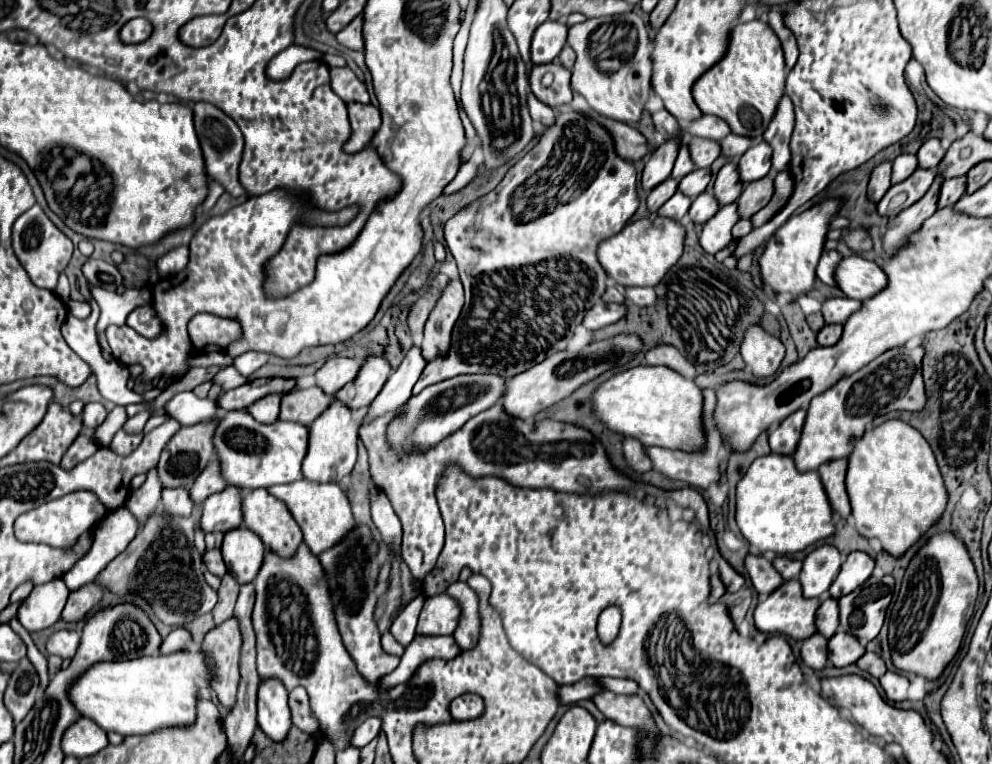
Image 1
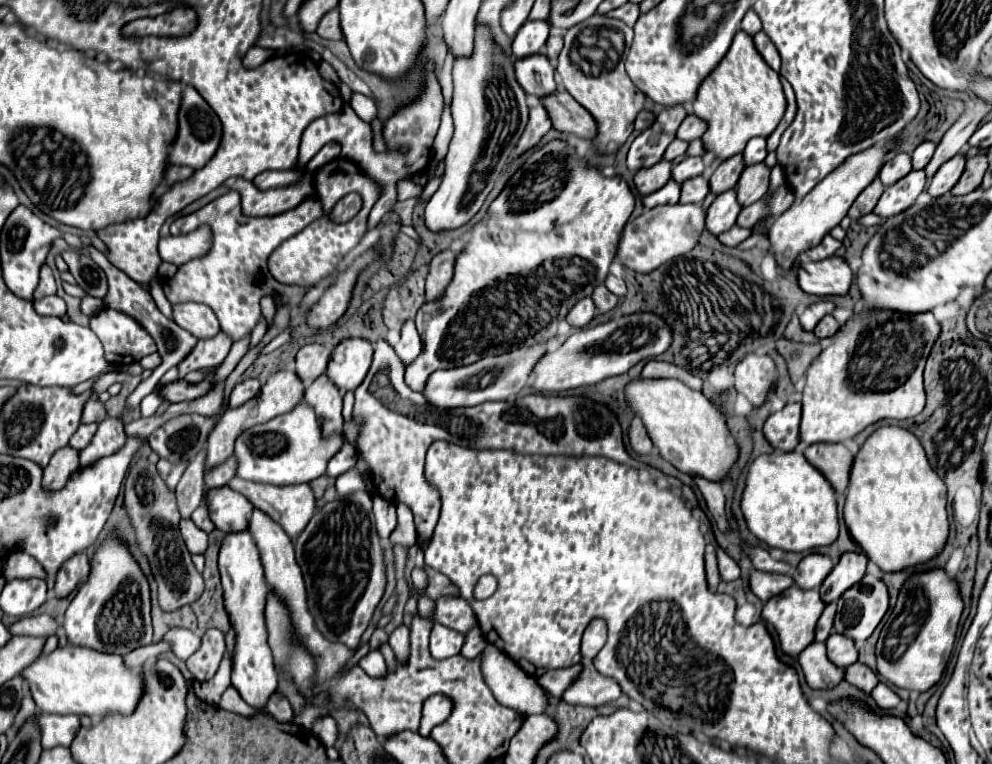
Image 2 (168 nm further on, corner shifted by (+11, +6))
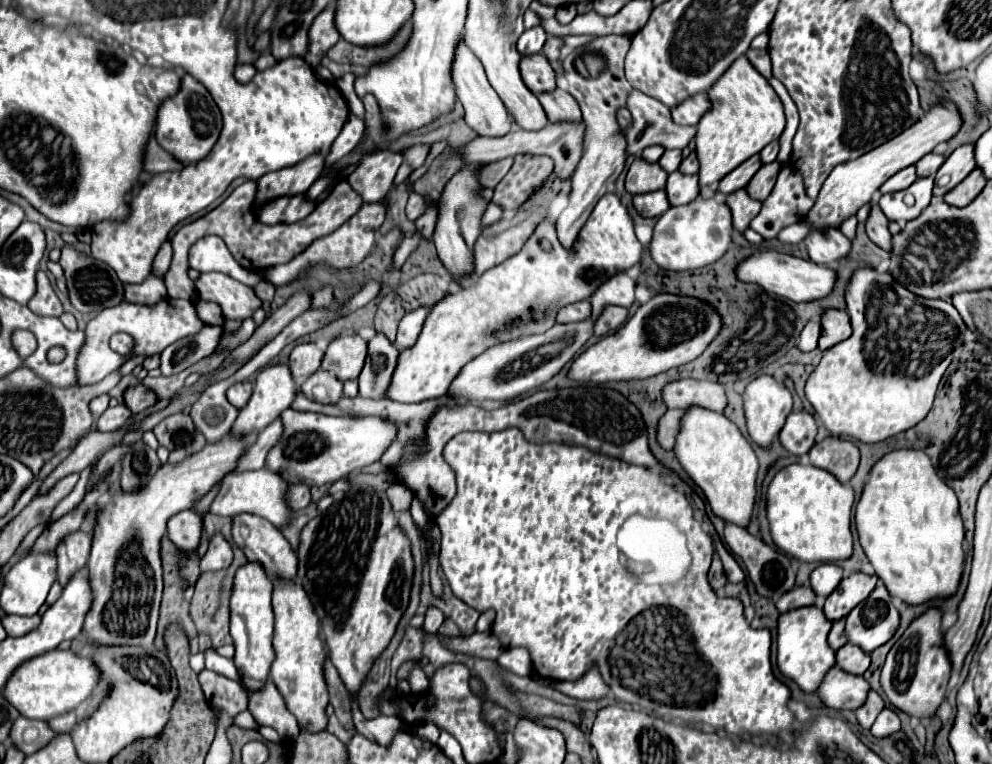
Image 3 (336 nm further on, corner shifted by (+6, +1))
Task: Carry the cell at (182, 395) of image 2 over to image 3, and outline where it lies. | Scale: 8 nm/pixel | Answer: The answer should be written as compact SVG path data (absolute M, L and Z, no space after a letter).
M137 384L137 386L131 386L125 390L125 404L127 408L133 412L133 414L139 414L147 408L151 408L153 404L157 404L157 394L149 388L145 388L143 384Z

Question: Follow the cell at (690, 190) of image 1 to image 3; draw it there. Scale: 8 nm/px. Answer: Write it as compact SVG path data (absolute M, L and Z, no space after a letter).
M691 152L691 154L681 162L679 172L681 172L681 174L697 174L697 172L699 172L699 162L697 162L695 152Z

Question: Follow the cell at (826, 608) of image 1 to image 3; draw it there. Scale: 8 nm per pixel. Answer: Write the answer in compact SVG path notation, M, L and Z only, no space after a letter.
M843 620L833 622L833 628L831 628L831 632L829 632L829 646L831 646L833 650L839 650L839 648L847 642L843 628L845 628L845 622L843 622Z

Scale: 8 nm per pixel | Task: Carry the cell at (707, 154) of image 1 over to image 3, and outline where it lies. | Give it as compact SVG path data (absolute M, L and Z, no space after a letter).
M665 150L665 154L663 154L661 160L659 160L661 168L665 168L669 174L675 172L675 170L679 168L681 162L683 162L683 154L681 154L681 150Z

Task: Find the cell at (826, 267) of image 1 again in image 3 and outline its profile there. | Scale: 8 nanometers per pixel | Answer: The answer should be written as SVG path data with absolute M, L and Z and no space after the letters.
M829 228L823 234L821 232L811 232L805 238L805 244L807 244L809 258L813 262L825 264L825 266L835 264L839 258L847 256L849 250L851 250L851 242L837 228Z

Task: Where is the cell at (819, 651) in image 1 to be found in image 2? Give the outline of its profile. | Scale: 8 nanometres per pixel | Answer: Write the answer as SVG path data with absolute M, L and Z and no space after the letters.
M814 641L808 645L800 657L798 657L806 683L810 689L832 689L844 679L844 669L838 669L828 657L826 657L826 645Z

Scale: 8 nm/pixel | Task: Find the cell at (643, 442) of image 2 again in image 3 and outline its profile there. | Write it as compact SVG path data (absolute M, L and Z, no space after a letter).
M667 410L659 424L657 424L657 444L663 450L671 450L673 448L673 438L677 434L677 422L681 418L681 410Z

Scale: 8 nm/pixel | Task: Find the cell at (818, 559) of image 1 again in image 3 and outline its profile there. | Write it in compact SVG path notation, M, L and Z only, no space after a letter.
M825 562L811 572L811 588L819 598L827 598L837 588L841 578L843 570L833 562Z

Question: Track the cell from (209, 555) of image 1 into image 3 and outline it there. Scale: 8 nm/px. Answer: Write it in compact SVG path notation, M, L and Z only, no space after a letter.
M191 510L177 512L173 518L167 522L167 534L169 540L187 552L193 552L201 544L201 530L203 530L203 520L197 514L191 514Z

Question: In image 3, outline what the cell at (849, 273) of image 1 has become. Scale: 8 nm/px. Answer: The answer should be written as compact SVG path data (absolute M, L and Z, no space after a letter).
M775 250L757 252L751 258L747 258L745 262L741 262L741 266L737 266L737 276L741 280L747 280L747 282L757 282L761 288L775 292L779 296L791 298L793 302L821 300L821 298L825 298L833 292L835 282L837 282L837 272L833 268L815 264L811 260L795 258L795 256L789 256L789 254L781 254L781 252L775 252Z

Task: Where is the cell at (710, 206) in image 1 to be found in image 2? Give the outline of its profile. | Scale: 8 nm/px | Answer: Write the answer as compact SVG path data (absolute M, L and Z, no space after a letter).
M700 175L700 177L692 177L692 181L684 181L684 185L680 185L680 203L702 203L706 193L710 191L708 181Z

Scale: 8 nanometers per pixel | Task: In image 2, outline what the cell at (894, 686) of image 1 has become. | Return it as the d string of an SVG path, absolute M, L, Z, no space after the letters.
M878 683L876 689L872 691L872 699L876 701L876 705L884 711L890 711L894 707L898 707L900 703L900 697L886 685L886 683Z

